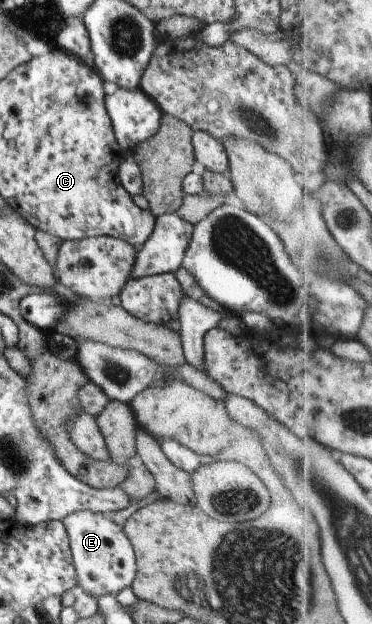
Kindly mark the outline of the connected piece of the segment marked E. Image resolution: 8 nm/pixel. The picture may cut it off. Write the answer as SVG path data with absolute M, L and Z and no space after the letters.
M78 510L61 519L69 537L69 548L77 575L76 588L82 588L92 597L102 594L117 594L135 579L137 567L132 544L124 530L113 523L109 515Z

